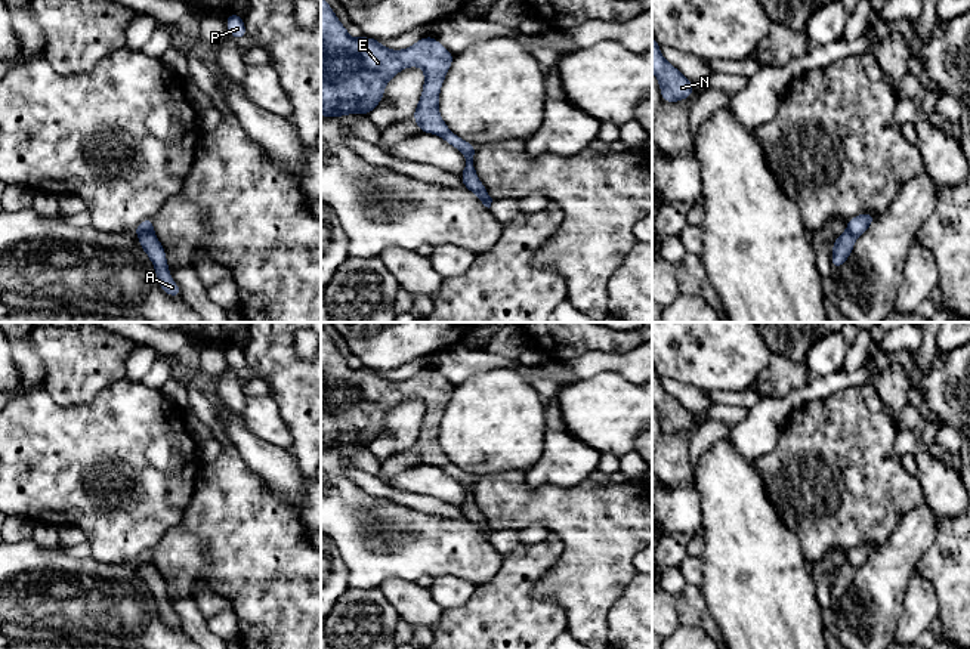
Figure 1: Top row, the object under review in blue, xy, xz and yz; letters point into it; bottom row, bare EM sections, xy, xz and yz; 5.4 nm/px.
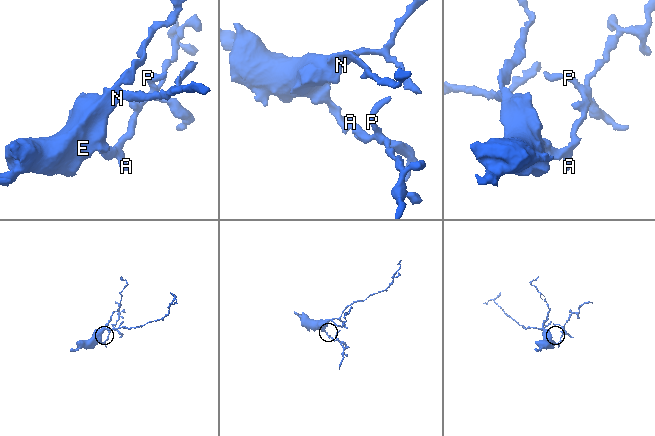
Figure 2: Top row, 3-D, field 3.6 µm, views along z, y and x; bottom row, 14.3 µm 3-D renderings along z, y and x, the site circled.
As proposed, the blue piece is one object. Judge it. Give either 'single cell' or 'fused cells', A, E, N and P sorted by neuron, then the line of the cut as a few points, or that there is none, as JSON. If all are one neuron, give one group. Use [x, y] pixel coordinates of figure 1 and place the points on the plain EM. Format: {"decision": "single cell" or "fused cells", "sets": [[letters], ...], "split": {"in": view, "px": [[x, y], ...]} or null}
{"decision": "fused cells", "sets": [["A", "E", "N"], ["P"]], "split": {"in": "xy", "px": [[138, 563], [153, 565]]}}

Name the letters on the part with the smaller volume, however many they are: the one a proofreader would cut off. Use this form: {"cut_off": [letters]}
{"cut_off": ["P"]}

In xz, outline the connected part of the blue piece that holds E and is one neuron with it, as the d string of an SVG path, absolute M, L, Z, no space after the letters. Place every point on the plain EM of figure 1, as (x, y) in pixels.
M321 328L321 446L368 446L380 436L389 411L408 398L420 398L424 402L424 415L411 449L417 452L420 463L441 467L447 475L464 485L466 498L460 509L466 520L489 526L473 497L478 478L452 464L439 445L439 423L452 392L454 386L432 367L423 368L411 378L402 381L387 380L379 371L365 367L352 370L331 337Z

